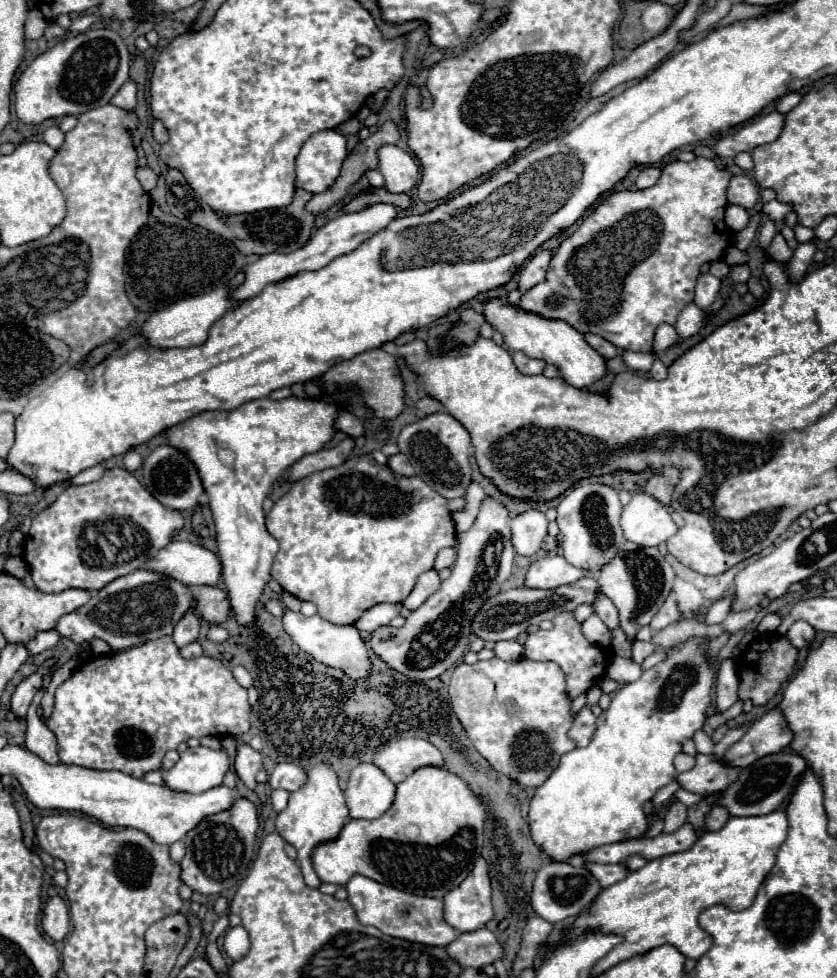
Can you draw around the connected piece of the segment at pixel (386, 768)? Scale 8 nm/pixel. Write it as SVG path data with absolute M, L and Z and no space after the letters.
M398 739L376 755L374 763L394 781L400 783L420 767L444 767L442 753L426 739Z

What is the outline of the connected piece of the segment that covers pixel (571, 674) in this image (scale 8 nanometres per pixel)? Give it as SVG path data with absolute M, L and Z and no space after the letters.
M560 613L554 617L554 627L550 631L534 631L532 635L528 635L528 641L524 643L526 649L526 657L534 659L534 661L554 661L562 667L562 671L566 673L566 687L568 687L568 695L578 697L580 693L584 693L594 681L598 681L598 677L604 675L610 653L602 649L598 649L596 645L588 643L584 639L584 635L580 633L580 623L574 619L572 613Z

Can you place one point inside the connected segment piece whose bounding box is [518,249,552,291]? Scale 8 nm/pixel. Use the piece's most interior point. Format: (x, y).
(535, 270)

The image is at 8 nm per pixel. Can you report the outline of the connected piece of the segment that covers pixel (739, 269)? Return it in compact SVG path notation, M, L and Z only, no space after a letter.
M732 265L728 275L734 283L746 283L750 277L750 269L748 269L748 265Z

